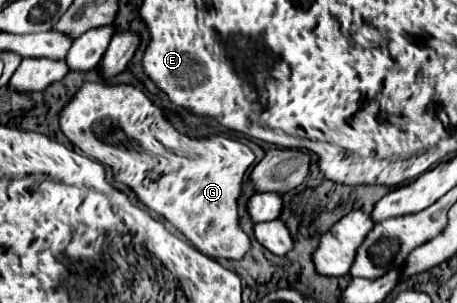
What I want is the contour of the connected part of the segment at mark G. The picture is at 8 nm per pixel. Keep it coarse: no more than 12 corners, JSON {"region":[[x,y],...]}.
{"region":[[87,82],[61,130],[205,256],[241,260],[255,156],[141,86]]}

